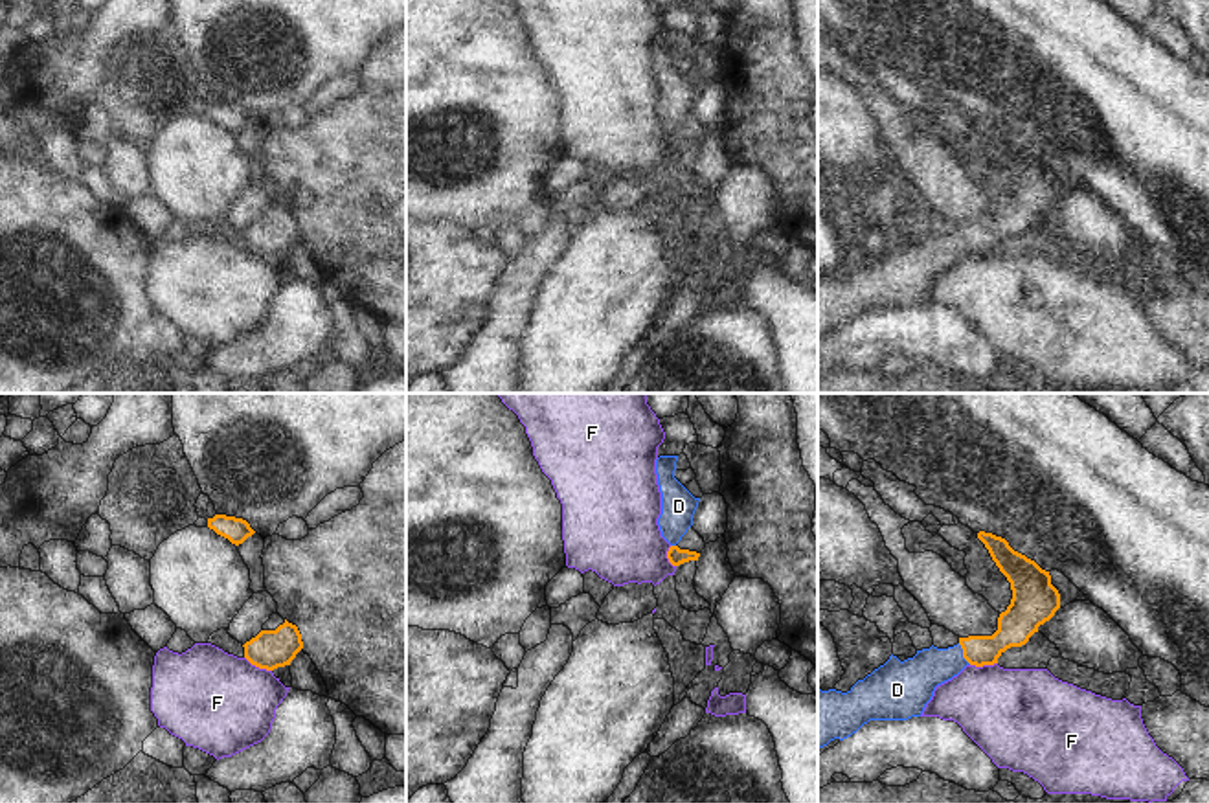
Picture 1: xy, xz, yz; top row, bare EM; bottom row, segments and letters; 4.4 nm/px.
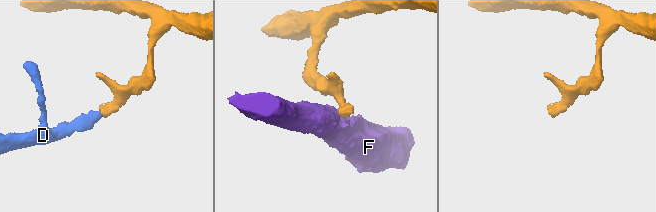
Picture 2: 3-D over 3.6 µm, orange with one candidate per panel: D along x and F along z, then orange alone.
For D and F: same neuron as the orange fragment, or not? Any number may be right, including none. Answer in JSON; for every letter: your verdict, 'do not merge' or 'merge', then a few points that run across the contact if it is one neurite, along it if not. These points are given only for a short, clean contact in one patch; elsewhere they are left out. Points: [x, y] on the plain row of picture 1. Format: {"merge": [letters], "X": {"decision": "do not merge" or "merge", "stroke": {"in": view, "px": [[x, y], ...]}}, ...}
{"merge": ["D"], "D": {"decision": "merge", "stroke": {"in": "yz", "px": [[1013, 215], [994, 234], [963, 243], [928, 256], [914, 269]]}}, "F": {"decision": "do not merge", "stroke": {"in": "xy", "px": [[245, 245], [271, 260]]}}}

